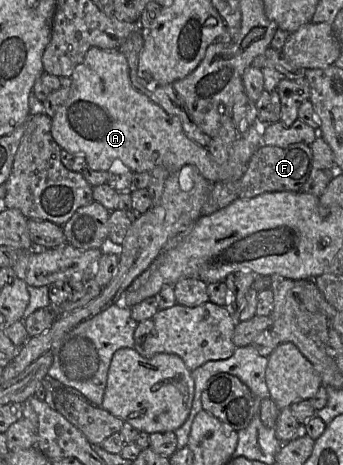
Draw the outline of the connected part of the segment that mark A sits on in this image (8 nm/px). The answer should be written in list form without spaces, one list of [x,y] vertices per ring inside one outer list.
[[[91,47],[83,62],[74,68],[70,79],[69,96],[51,118],[51,133],[61,149],[84,157],[87,167],[94,171],[150,173],[155,167],[162,166],[169,173],[173,173],[185,165],[192,165],[211,183],[237,181],[241,180],[244,175],[252,155],[264,145],[262,136],[263,126],[266,124],[256,121],[256,124],[250,126],[245,133],[238,135],[227,162],[222,165],[217,164],[207,148],[195,143],[185,135],[177,116],[168,114],[162,107],[133,87],[127,60],[117,49]]]

